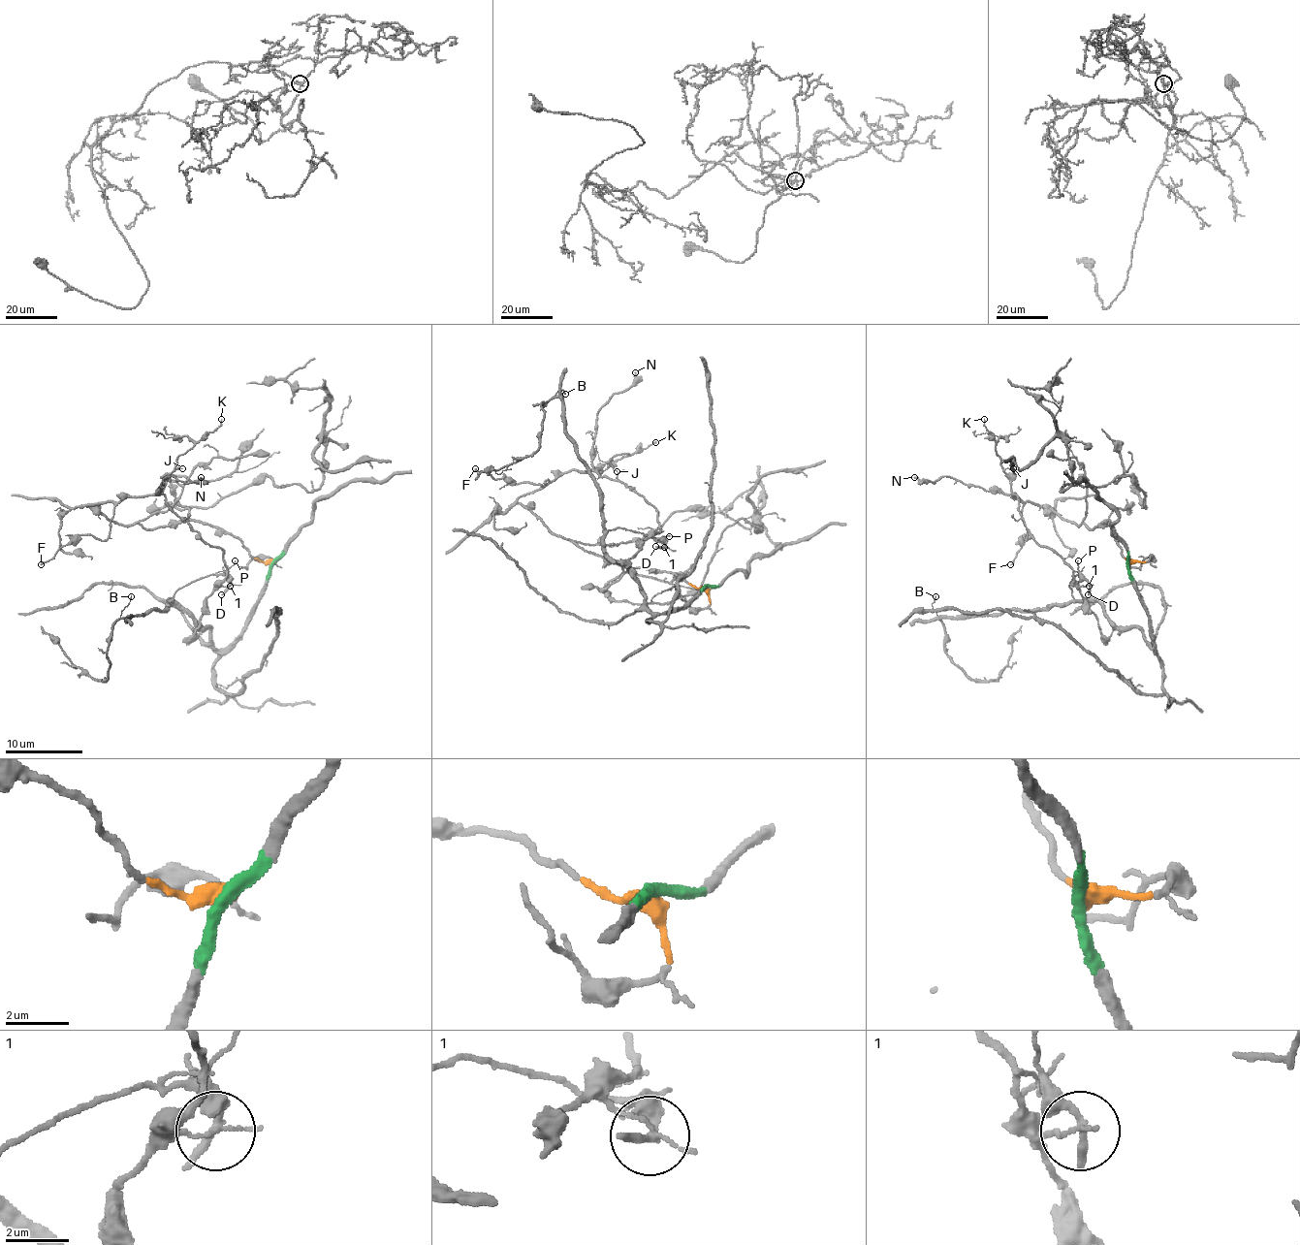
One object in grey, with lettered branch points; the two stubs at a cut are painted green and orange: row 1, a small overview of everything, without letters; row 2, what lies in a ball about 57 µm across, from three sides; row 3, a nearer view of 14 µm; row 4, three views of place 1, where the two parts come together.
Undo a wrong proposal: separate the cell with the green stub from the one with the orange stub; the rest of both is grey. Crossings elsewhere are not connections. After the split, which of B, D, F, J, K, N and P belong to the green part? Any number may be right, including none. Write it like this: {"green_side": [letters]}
{"green_side": ["B", "D", "P"]}

